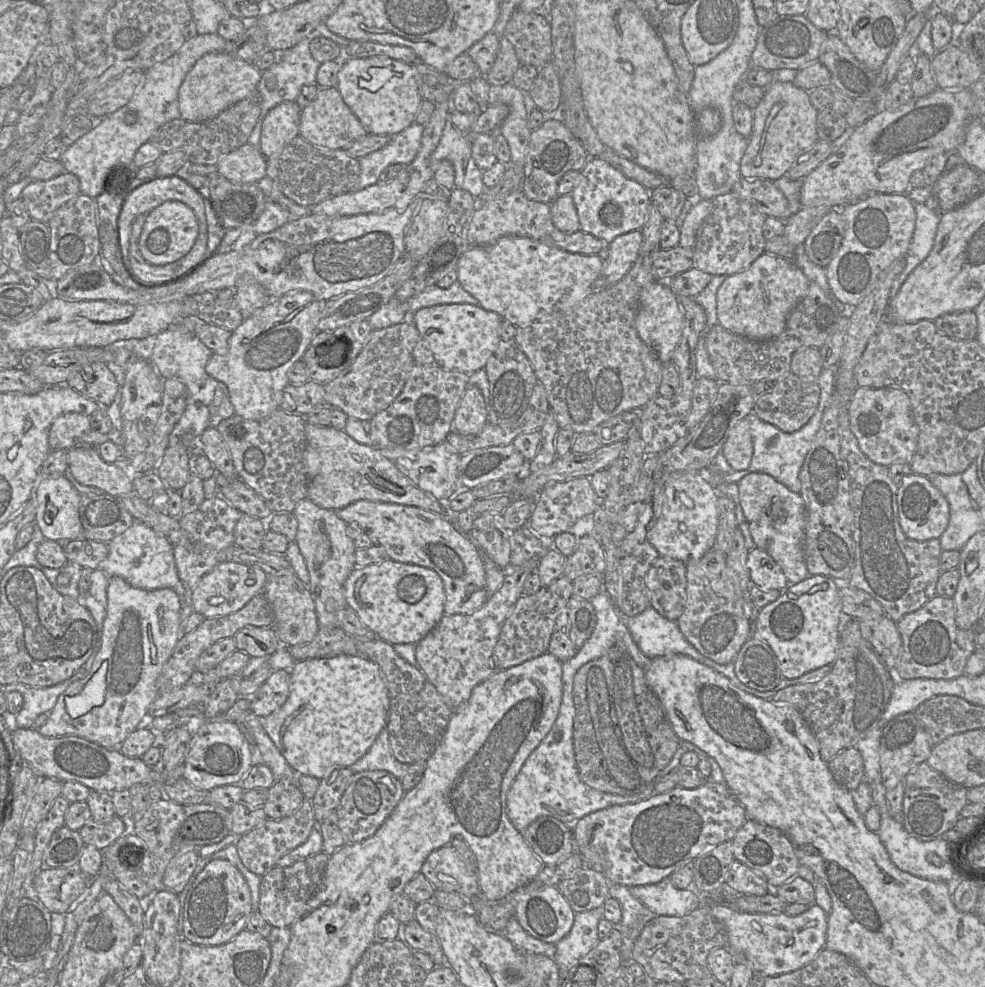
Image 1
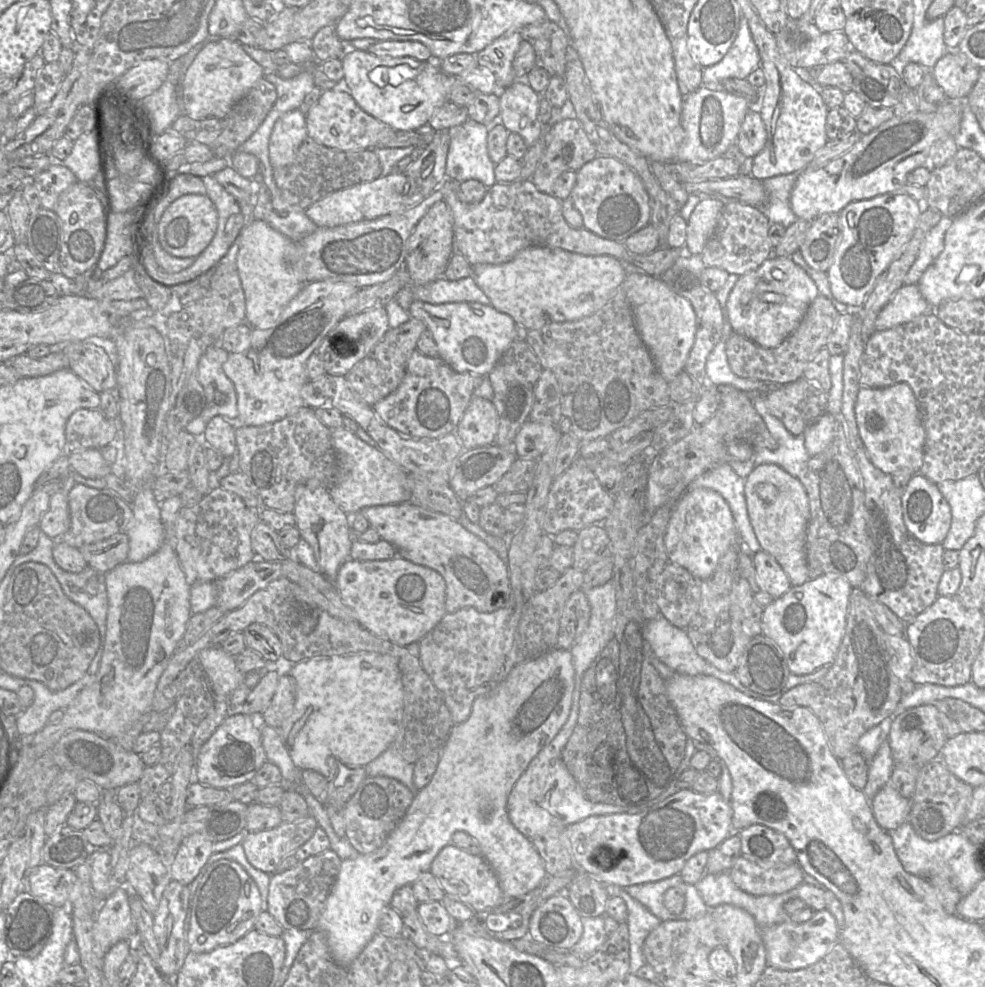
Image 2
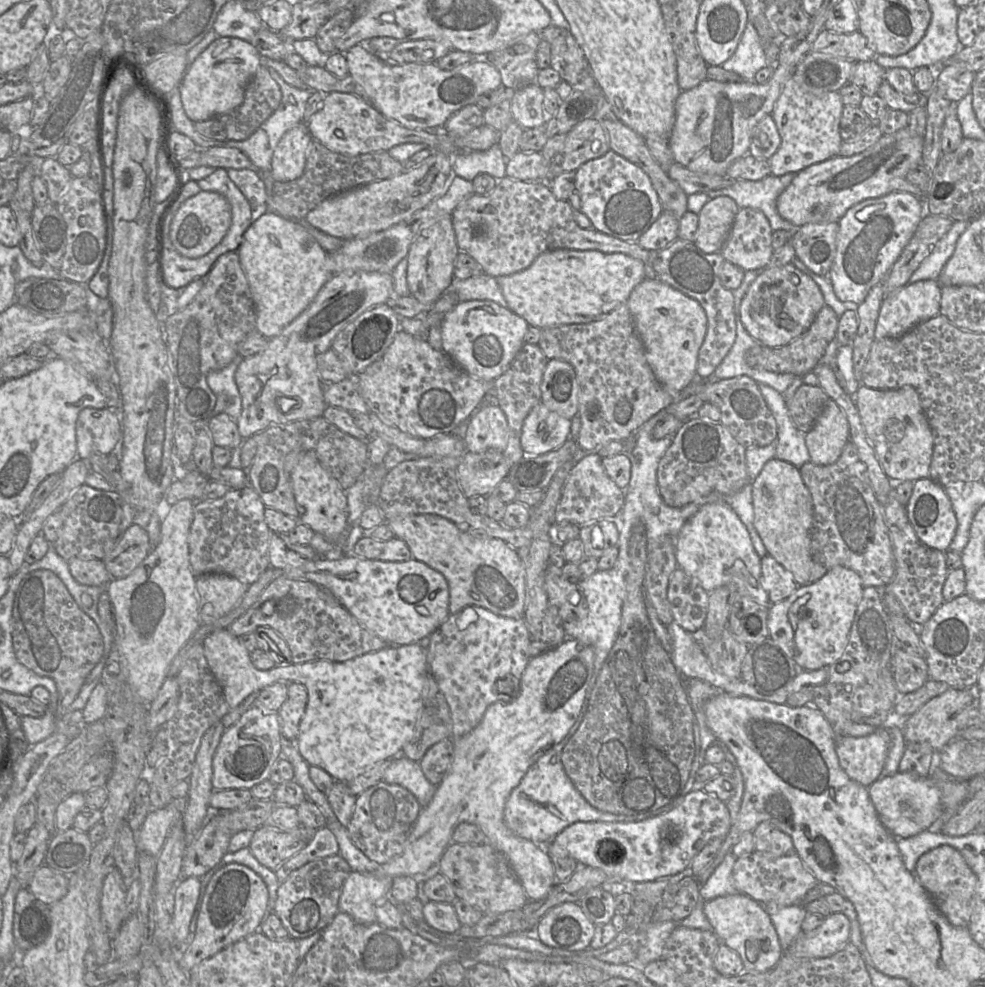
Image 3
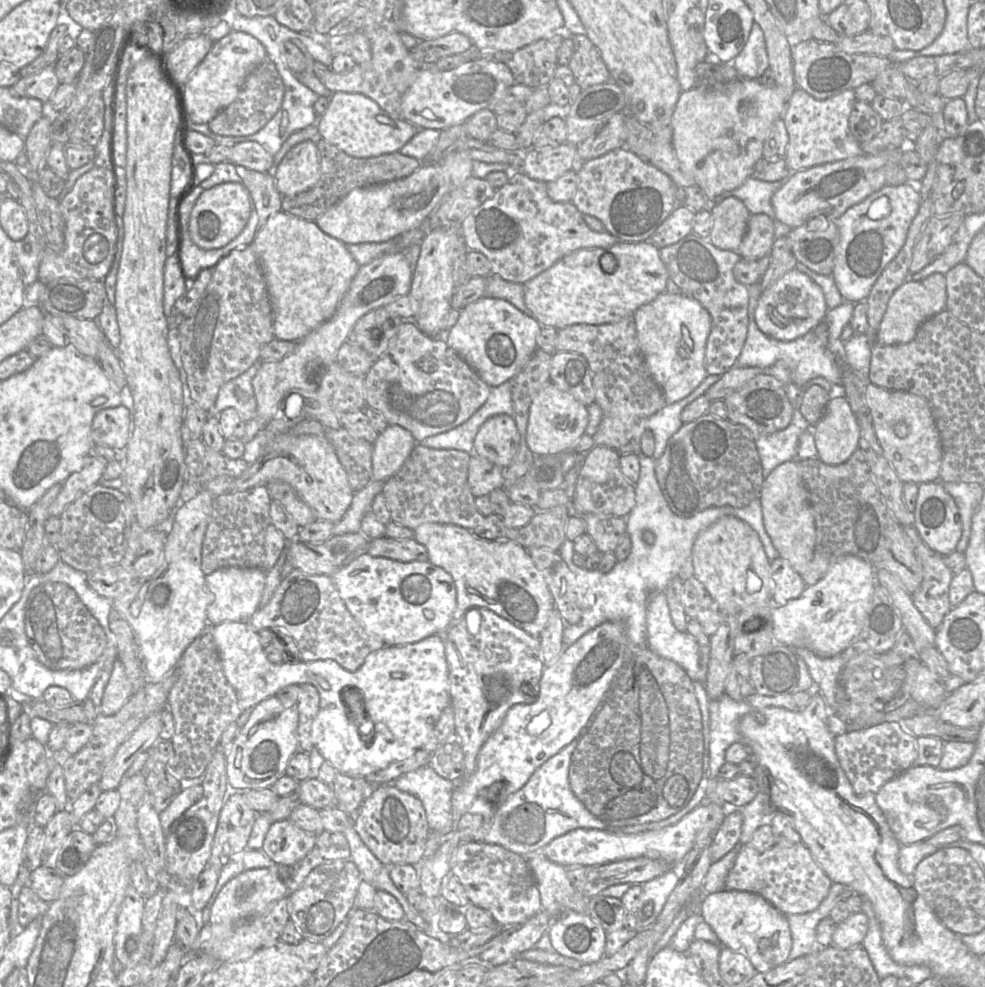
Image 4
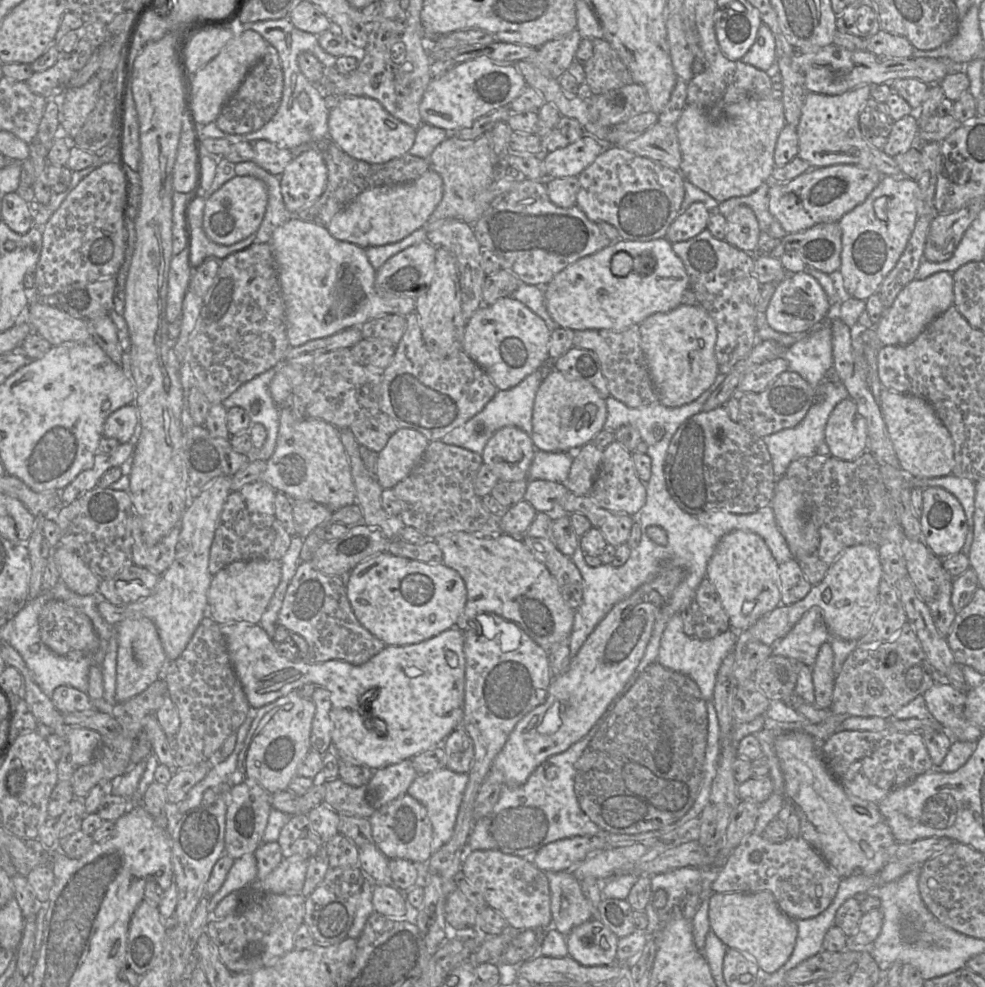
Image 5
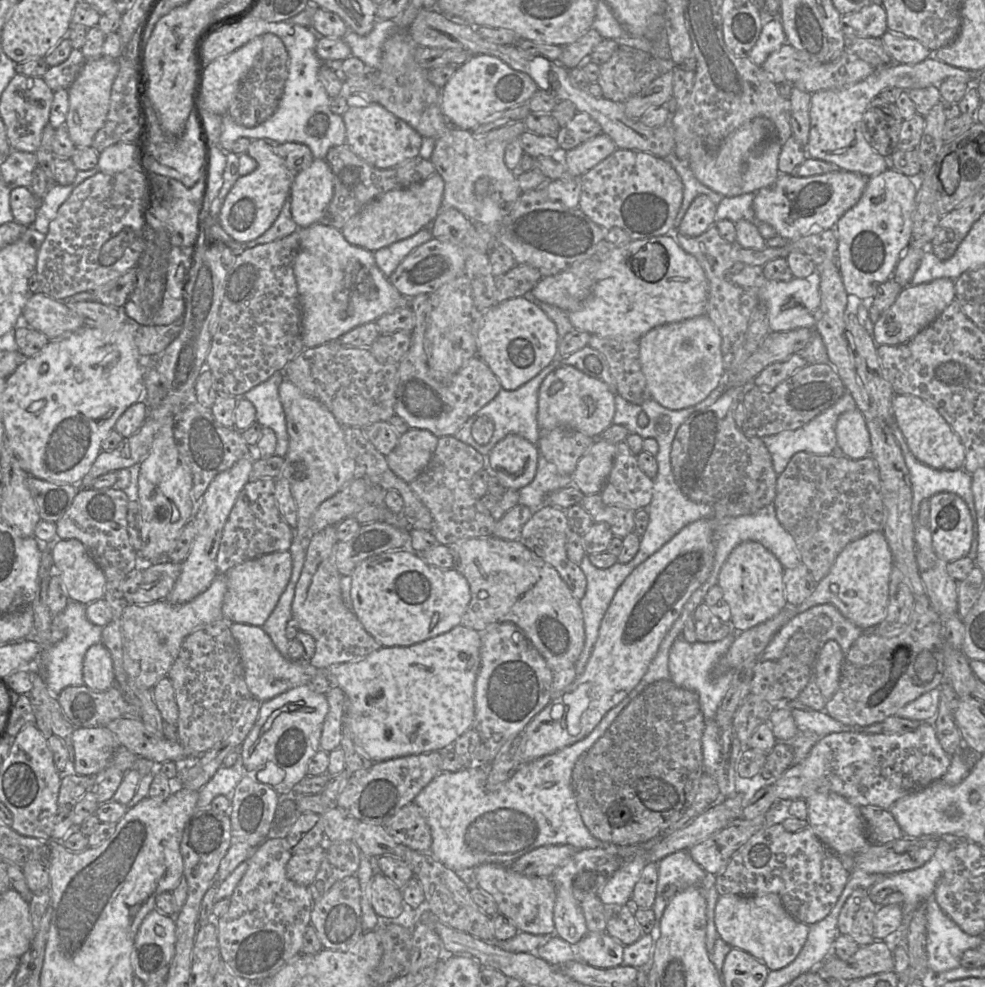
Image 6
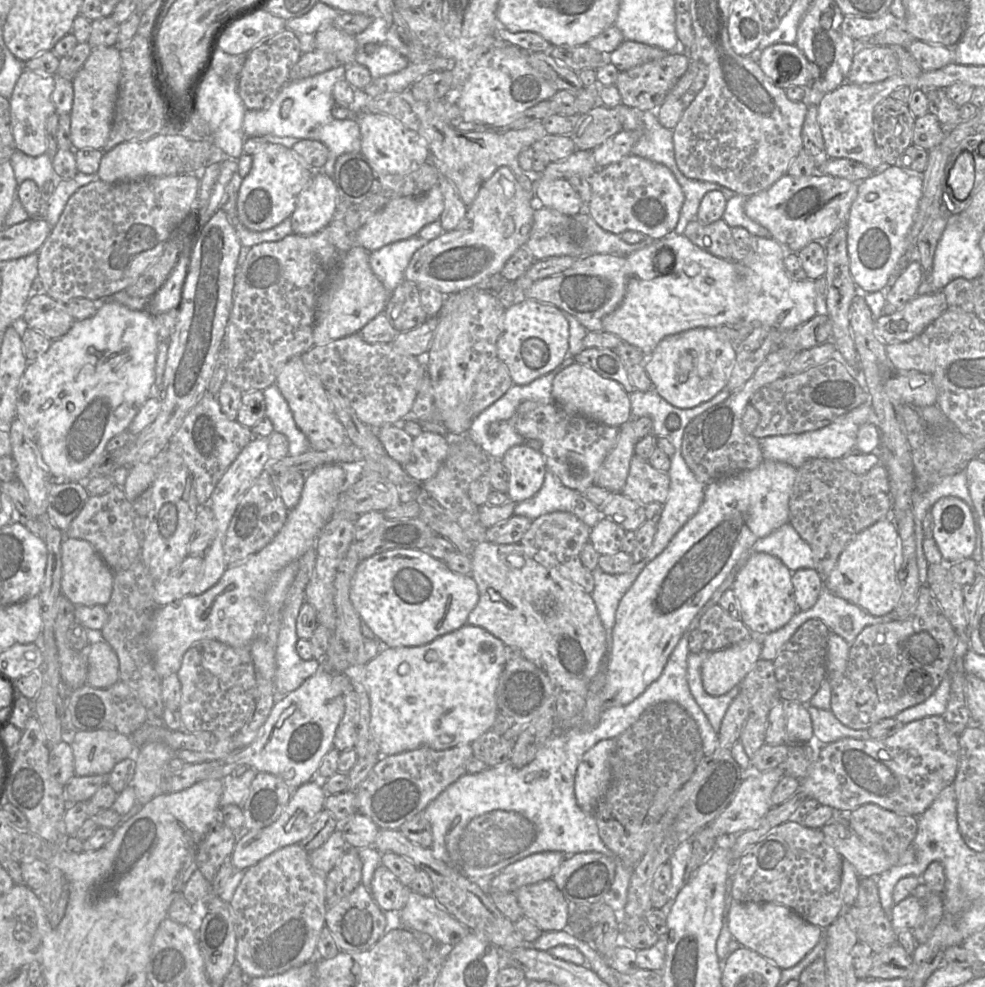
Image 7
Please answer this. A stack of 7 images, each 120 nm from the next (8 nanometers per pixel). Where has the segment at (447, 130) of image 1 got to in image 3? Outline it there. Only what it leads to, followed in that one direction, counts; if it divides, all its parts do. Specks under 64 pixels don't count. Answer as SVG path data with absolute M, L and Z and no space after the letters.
M495 144L487 150L460 151L451 157L451 164L454 174L466 180L472 181L480 173L500 179L506 176L508 159Z

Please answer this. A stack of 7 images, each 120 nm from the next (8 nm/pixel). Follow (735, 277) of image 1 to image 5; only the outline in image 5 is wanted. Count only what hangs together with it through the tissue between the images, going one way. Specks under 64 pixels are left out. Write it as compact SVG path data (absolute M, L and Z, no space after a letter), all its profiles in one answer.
M805 272L788 274L776 286L765 312L766 320L776 332L788 335L806 334L827 318L831 304L820 284L812 276Z

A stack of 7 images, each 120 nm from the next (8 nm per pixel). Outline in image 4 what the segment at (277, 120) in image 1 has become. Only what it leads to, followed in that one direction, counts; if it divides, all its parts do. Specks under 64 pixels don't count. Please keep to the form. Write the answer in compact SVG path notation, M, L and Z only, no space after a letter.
M312 140L295 145L275 170L276 188L284 196L295 196L312 188L320 177L320 156Z

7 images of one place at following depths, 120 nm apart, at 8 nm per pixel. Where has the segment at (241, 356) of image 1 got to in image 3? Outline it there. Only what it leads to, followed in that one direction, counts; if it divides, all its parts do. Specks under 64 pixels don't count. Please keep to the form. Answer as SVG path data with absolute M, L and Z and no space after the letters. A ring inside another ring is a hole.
M349 270L334 274L322 286L307 308L279 336L269 340L265 350L243 359L238 365L234 379L242 400L241 415L236 421L240 436L243 439L247 439L270 426L322 417L327 404L323 398L323 382L318 375L317 355L331 348L335 336L349 322L370 307L386 303L392 296L393 284L391 273ZM283 397L296 401L296 404L289 412L282 412L280 407L278 407L277 401Z

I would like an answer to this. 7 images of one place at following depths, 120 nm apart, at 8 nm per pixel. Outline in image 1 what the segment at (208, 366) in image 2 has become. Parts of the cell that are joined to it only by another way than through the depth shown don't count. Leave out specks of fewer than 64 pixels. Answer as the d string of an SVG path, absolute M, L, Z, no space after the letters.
M166 329L156 335L150 362L162 379L178 378L187 388L186 407L170 434L170 444L197 442L204 430L216 428L222 420L235 414L226 385L210 377L205 370L213 353L195 334L186 330Z

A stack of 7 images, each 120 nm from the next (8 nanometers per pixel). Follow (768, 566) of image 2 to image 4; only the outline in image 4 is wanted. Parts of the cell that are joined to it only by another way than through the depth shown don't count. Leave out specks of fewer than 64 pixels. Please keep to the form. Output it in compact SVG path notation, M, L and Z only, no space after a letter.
M781 557L770 563L771 582L773 584L772 604L783 606L788 601L800 597L806 584L789 562Z

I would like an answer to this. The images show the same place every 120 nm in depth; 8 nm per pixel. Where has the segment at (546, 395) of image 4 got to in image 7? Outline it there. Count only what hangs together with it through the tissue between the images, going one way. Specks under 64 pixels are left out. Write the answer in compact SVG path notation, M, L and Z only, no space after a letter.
M574 362L554 377L551 395L553 402L564 410L605 425L620 427L632 418L629 394L621 385L613 379L600 376L581 363Z

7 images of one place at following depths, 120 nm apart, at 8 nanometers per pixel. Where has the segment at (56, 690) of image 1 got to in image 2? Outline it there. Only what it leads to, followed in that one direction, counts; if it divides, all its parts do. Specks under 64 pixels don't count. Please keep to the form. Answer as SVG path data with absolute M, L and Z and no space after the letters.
M86 673L77 682L60 691L52 691L41 682L30 682L34 700L31 706L16 717L20 735L29 736L40 732L47 725L49 716L54 711L64 710L84 687L95 680L95 677Z

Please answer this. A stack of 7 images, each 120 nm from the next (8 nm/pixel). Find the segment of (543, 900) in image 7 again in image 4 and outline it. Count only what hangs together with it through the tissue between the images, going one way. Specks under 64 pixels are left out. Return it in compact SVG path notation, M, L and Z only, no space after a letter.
M465 842L453 853L450 868L464 886L471 904L488 911L501 927L523 923L542 910L535 875L520 854L496 844Z

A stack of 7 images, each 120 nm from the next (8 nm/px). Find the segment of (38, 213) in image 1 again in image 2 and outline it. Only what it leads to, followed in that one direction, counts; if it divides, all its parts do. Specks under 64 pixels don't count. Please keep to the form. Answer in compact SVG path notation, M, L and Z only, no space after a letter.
M52 163L31 180L39 192L41 207L55 211L60 194L78 181L66 166Z

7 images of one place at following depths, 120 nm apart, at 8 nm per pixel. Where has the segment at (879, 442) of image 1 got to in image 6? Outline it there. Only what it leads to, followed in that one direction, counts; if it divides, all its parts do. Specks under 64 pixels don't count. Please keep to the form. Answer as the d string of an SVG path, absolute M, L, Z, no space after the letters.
M894 395L892 408L895 423L918 461L936 470L962 469L965 448L957 433L931 404L913 395Z

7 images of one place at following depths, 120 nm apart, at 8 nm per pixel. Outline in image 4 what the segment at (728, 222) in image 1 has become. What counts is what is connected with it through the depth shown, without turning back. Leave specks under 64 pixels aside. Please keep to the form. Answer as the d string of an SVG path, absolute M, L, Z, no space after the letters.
M752 214L737 253L741 260L760 261L769 256L774 240L774 225L770 217L765 214Z

